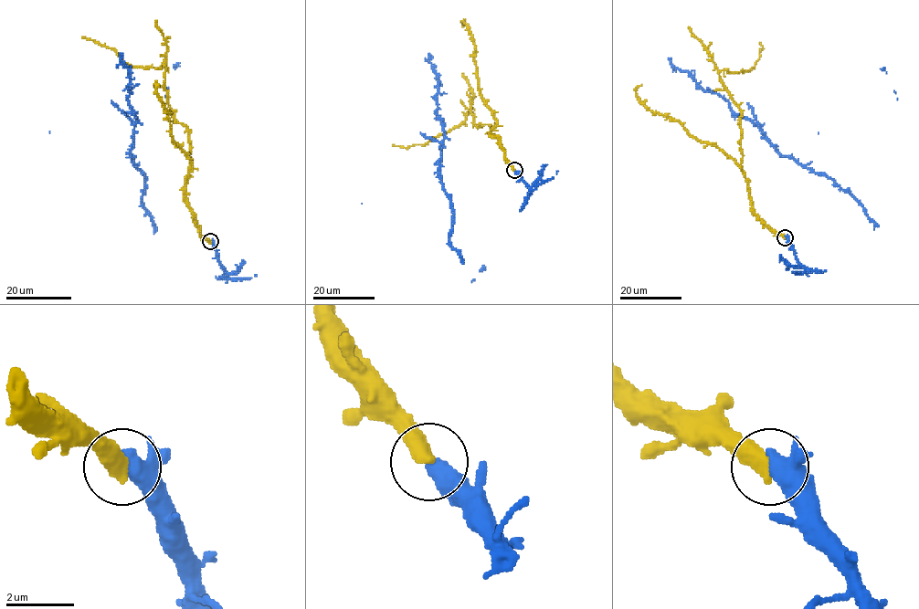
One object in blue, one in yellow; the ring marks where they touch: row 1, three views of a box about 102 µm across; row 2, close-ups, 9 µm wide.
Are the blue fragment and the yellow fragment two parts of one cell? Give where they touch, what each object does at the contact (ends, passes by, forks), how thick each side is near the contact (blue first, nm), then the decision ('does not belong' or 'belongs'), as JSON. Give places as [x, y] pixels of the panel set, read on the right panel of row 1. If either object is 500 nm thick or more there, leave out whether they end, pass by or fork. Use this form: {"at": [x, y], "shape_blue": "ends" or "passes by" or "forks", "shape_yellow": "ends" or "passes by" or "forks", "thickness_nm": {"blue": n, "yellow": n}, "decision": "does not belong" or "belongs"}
{"at": [785, 237], "thickness_nm": {"blue": 550, "yellow": 550}, "decision": "belongs"}

